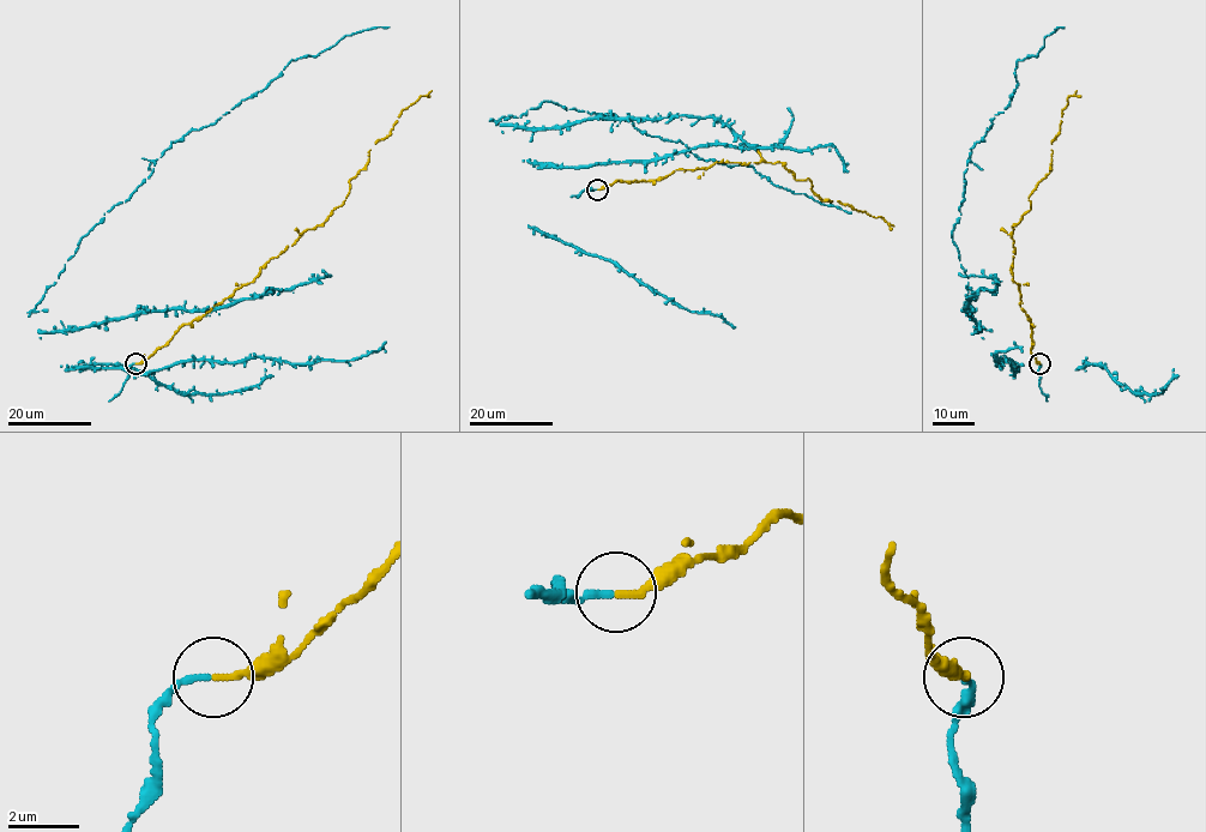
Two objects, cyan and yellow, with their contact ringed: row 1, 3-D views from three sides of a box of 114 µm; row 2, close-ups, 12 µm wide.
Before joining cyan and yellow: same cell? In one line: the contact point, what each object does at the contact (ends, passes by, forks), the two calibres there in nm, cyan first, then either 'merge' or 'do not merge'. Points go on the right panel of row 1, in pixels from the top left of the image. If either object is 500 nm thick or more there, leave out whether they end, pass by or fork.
(1039, 363) | cyan ends | yellow ends | 220/240 nm | merge

